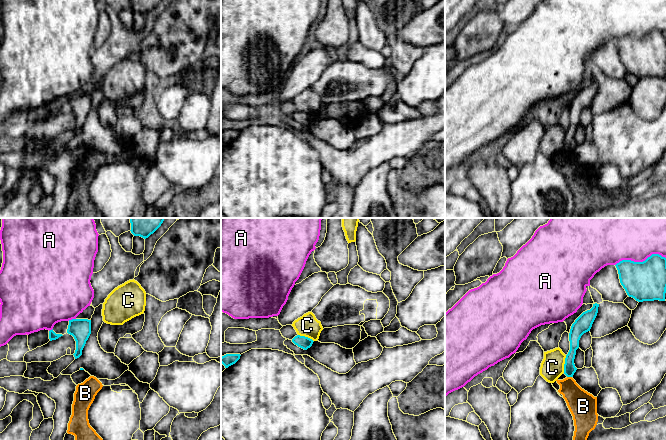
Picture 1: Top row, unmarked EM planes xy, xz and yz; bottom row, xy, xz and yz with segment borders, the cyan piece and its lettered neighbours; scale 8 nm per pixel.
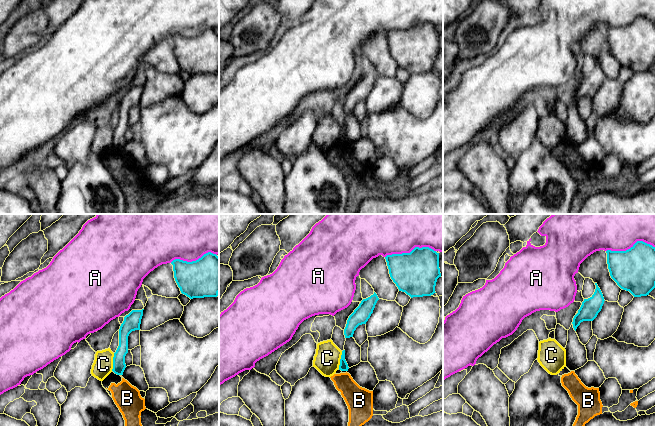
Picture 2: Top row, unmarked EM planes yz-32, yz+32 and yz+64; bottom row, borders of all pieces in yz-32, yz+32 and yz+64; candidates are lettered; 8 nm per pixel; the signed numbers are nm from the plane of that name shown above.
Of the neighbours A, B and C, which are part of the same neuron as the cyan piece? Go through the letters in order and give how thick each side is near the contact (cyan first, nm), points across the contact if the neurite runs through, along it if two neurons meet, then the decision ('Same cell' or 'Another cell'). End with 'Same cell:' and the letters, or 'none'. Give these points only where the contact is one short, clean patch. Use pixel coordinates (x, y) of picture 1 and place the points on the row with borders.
A: Thickness 320 nm (cyan) against 460 nm. Another cell
B: Thickness 100 nm (cyan) against 220 nm. Boundary: yz (567, 376), (571, 377). Another cell
C: Thickness 100 nm (cyan) against 190 nm. Another cell
Same cell: none

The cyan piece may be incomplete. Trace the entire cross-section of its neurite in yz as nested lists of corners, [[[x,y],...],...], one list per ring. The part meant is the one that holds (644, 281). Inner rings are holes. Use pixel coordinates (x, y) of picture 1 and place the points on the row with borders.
[[[652,254],[643,262],[622,260],[617,263],[620,283],[629,297],[638,302],[665,301],[666,258]]]

